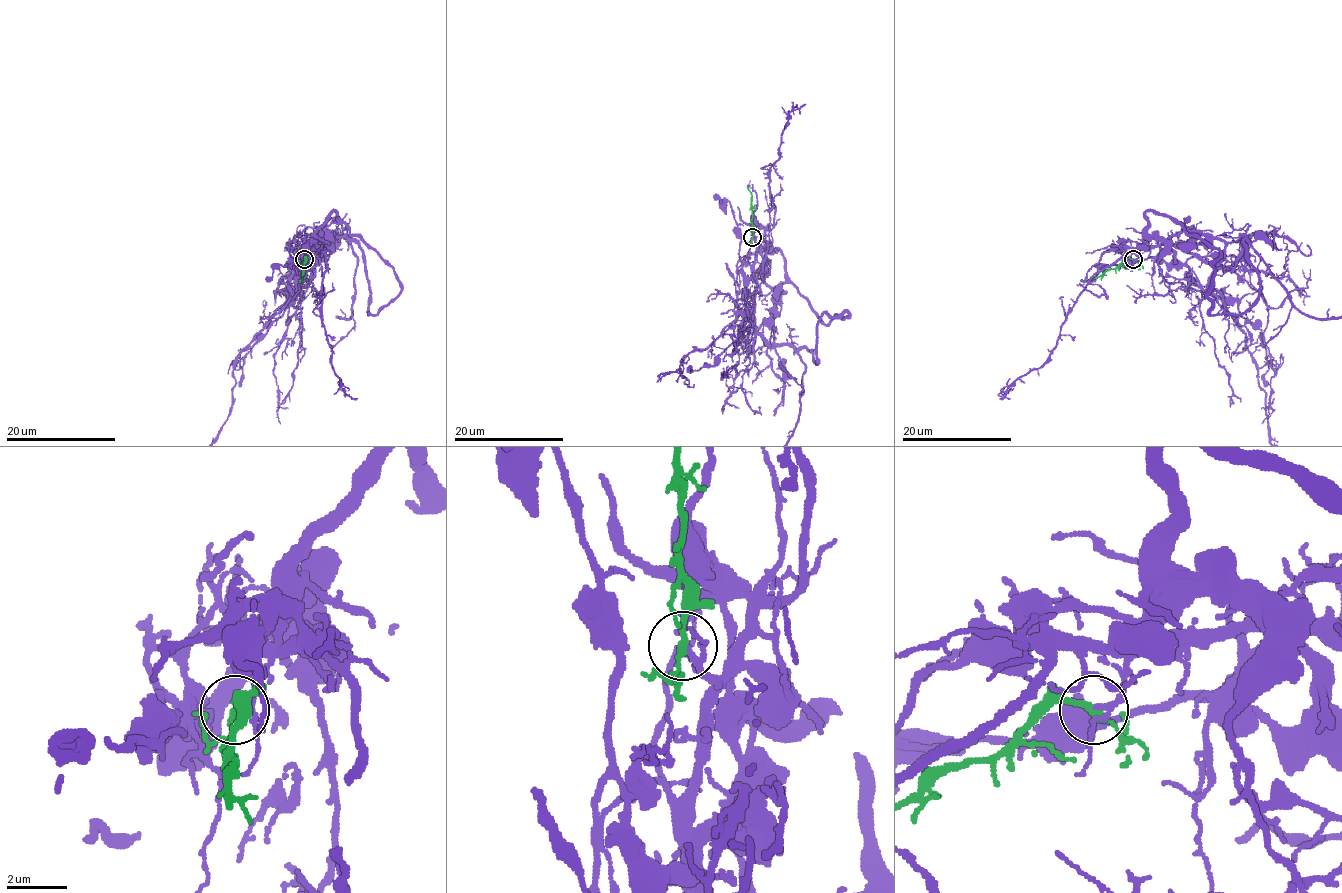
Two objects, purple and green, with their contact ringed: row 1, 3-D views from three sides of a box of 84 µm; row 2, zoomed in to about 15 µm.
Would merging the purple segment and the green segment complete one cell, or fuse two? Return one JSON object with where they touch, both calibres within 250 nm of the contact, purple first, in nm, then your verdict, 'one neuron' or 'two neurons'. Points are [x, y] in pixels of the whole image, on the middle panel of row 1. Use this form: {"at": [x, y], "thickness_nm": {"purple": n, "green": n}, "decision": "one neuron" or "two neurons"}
{"at": [752, 237], "thickness_nm": {"purple": 150, "green": 190}, "decision": "one neuron"}

